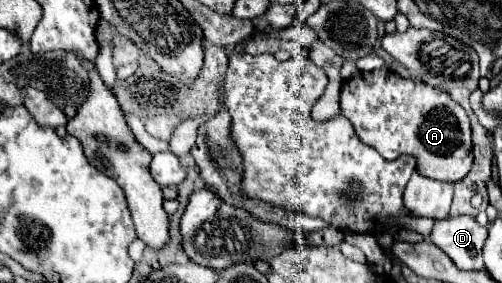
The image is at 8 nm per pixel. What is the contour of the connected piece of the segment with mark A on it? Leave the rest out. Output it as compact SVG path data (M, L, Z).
M381 67L371 73L357 73L343 83L341 111L353 123L359 139L377 149L387 161L411 155L421 175L447 183L461 181L471 171L473 145L469 117L441 87L433 87L415 77L403 79L395 71Z

